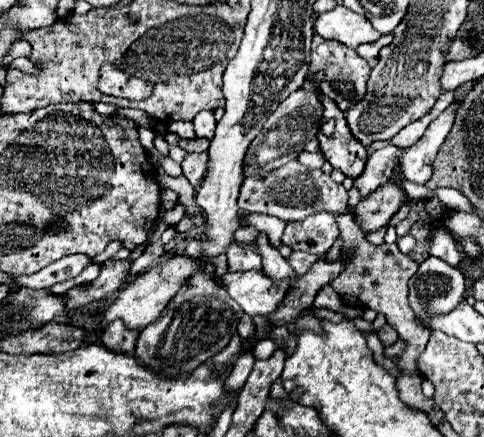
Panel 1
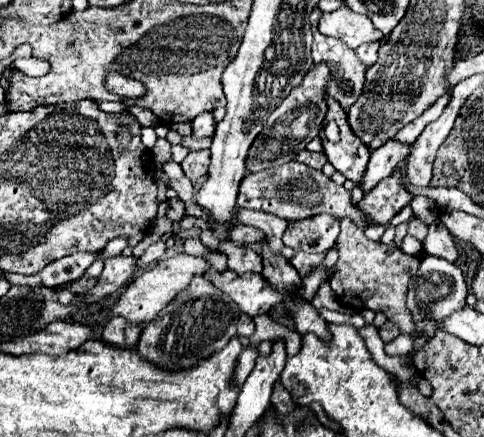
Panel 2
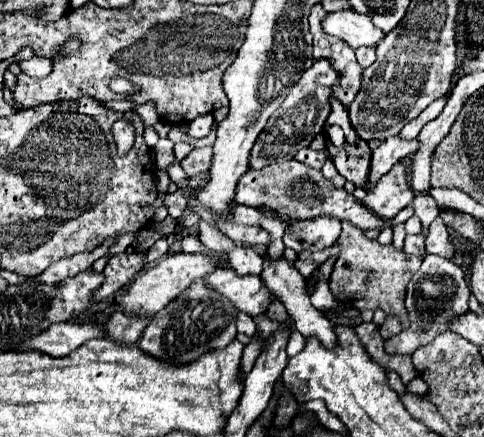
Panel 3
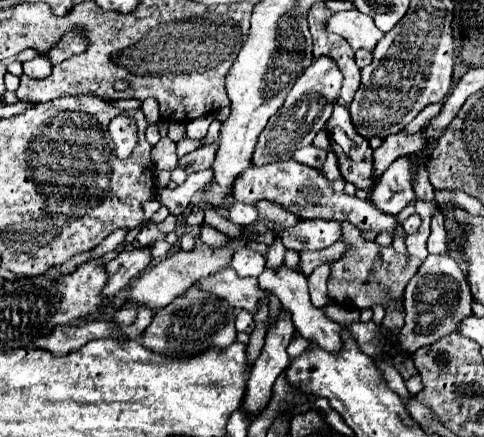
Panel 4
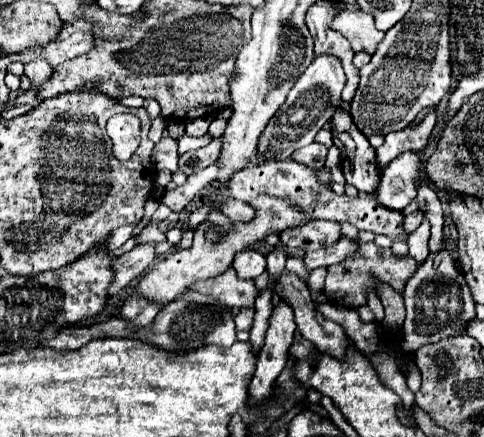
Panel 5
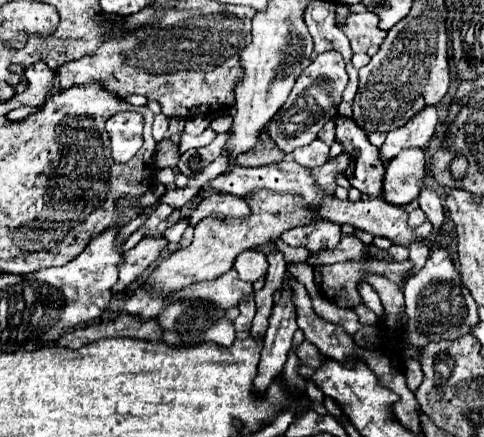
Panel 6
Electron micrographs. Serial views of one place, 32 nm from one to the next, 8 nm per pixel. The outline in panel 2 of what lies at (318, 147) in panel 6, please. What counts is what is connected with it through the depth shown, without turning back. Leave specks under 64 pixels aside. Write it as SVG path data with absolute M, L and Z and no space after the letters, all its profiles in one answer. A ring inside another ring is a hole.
M300 150L296 154L296 160L314 168L314 170L322 170L322 166L326 164L326 156L322 152L310 152L310 150Z

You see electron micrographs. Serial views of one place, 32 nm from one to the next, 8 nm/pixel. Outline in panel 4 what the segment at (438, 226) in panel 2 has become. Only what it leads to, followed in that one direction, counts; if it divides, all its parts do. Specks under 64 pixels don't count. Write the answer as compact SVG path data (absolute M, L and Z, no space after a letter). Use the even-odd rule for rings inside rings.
M440 204L434 206L432 212L432 234L428 238L428 252L430 254L446 254L448 244L446 244L446 230L444 230L444 216Z

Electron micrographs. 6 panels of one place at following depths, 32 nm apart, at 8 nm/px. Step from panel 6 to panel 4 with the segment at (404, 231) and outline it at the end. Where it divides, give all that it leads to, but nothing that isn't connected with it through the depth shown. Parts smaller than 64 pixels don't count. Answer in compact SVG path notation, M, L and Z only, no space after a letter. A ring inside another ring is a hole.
M296 160L286 162L270 162L264 166L250 166L244 170L234 182L230 198L240 200L244 204L254 204L254 200L276 200L284 204L286 208L292 208L298 216L304 218L324 218L324 220L338 220L338 222L350 222L360 230L374 230L374 232L390 232L396 234L396 226L400 224L398 216L378 210L372 200L360 200L356 196L348 196L346 192L334 192L330 182L322 178L320 170L306 168L304 164Z

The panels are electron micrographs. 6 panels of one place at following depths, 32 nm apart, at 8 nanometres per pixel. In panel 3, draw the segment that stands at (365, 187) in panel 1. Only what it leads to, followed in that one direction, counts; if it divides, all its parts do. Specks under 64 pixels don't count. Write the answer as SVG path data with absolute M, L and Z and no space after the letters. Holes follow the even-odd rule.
M390 136L388 140L384 140L384 144L380 144L372 152L372 168L368 176L368 186L376 184L376 180L380 180L380 176L384 176L384 172L388 172L392 164L396 164L398 160L404 160L416 154L418 148L420 148L418 138L404 140L402 136Z

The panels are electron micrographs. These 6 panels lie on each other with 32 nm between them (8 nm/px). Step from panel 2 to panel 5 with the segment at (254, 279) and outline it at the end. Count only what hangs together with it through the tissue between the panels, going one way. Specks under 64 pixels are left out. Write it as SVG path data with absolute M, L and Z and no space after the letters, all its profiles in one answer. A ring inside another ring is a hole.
M228 268L228 272L212 278L196 282L188 288L188 292L198 292L212 296L226 308L242 308L242 306L254 306L256 288L252 280L240 280L236 276L234 268Z

